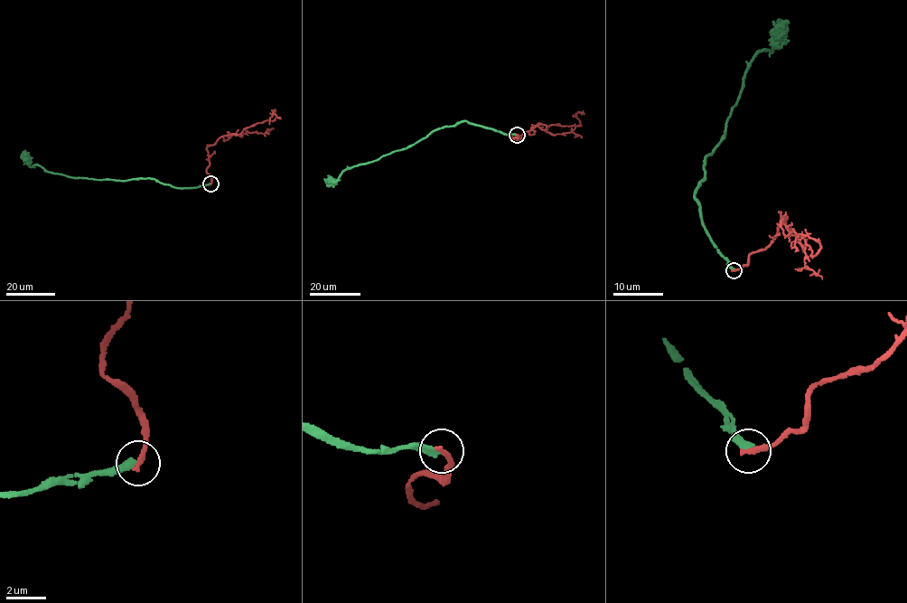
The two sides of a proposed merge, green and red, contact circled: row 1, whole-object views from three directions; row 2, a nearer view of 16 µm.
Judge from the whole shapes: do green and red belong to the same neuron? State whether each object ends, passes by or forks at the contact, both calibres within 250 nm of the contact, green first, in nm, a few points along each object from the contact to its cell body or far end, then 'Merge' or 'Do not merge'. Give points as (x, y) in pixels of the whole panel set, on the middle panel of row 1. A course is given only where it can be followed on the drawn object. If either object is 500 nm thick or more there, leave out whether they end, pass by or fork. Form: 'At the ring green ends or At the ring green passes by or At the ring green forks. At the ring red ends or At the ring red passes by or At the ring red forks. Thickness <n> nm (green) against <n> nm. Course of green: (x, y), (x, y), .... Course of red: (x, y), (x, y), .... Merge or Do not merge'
At the ring green ends. At the ring red ends. Thickness 280 nm (green) against 280 nm. Course of green: (517, 135), (461, 122), (432, 130), (406, 148), (358, 164), (344, 171), (335, 182), (329, 182). Course of red: (517, 135), (513, 140), (538, 125), (581, 126), (575, 113), (584, 115). Do not merge

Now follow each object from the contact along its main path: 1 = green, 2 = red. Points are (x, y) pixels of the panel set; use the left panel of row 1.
1: (210, 183), (175, 188), (151, 178), (124, 181), (67, 176), (47, 172), (36, 164), (30, 166), (25, 150)
2: (210, 183), (207, 146), (220, 136), (241, 135), (257, 123), (274, 120), (275, 110), (280, 117)

